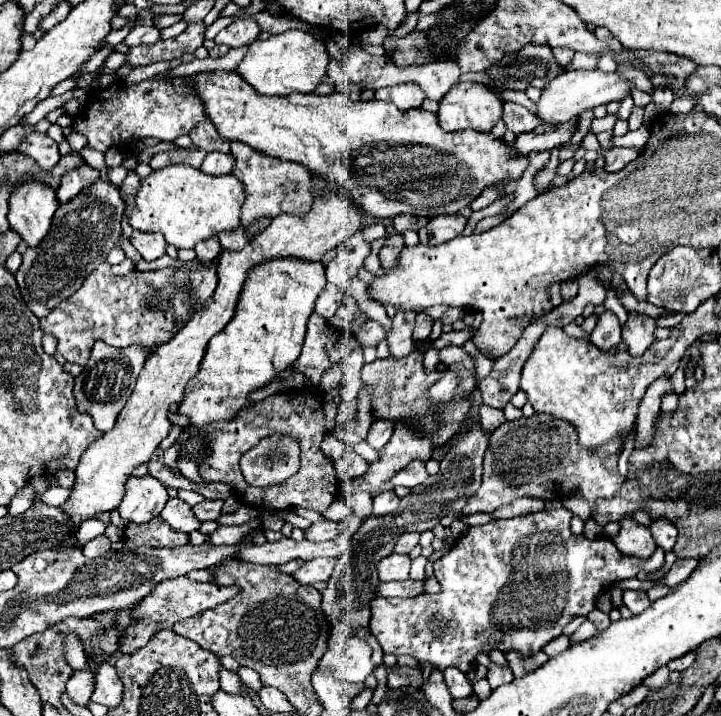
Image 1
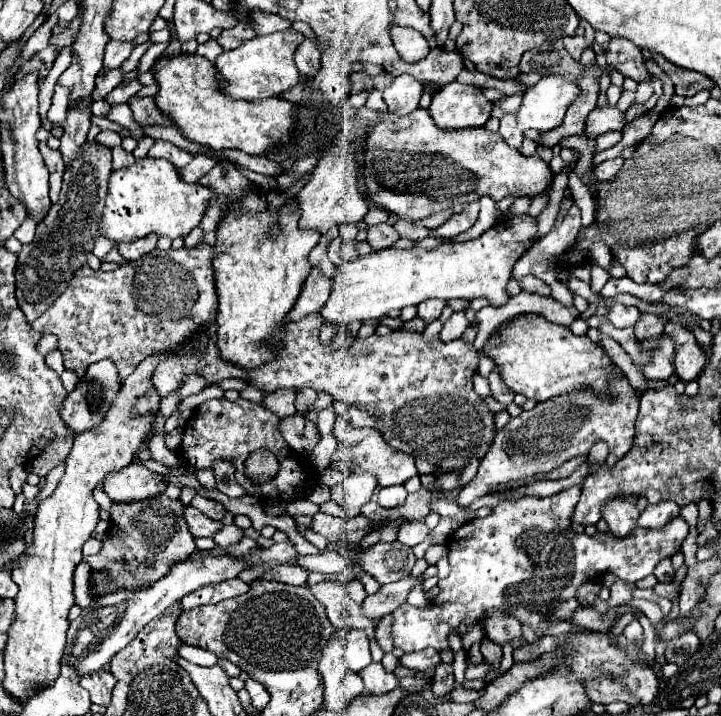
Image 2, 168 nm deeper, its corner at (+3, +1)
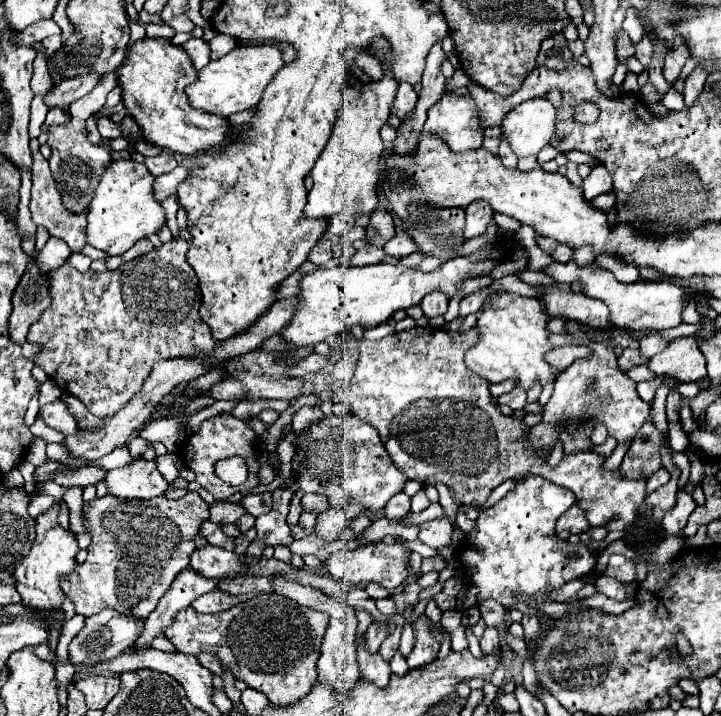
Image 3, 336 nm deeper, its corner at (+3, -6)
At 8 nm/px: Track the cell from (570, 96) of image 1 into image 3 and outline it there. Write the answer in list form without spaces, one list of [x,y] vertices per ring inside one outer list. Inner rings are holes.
[[[546,98],[526,100],[506,114],[500,130],[518,158],[538,154],[556,132],[556,108]]]

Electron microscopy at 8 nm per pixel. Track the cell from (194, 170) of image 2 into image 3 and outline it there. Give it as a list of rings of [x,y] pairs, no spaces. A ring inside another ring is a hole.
[[[178,166],[174,172],[156,176],[156,178],[154,178],[154,186],[152,186],[152,190],[154,190],[154,200],[156,200],[156,202],[162,202],[166,196],[176,194],[176,188],[178,188],[178,184],[180,184],[182,180],[186,180],[186,168],[182,168],[182,166]]]

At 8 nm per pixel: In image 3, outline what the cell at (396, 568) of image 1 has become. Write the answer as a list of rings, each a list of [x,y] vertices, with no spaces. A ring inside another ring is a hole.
[[[376,542],[376,544],[366,544],[364,548],[358,550],[340,550],[334,552],[328,560],[326,560],[326,568],[328,574],[336,580],[348,582],[348,584],[358,584],[358,582],[378,582],[382,584],[386,590],[394,590],[396,586],[400,586],[406,578],[408,578],[408,556],[410,550],[404,544],[384,544],[384,542]]]

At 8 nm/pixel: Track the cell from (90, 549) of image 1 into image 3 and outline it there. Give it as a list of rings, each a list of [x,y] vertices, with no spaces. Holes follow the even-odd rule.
[[[69,487],[63,495],[63,500],[69,509],[70,530],[74,533],[86,532],[84,519],[82,518],[82,493],[81,487]]]

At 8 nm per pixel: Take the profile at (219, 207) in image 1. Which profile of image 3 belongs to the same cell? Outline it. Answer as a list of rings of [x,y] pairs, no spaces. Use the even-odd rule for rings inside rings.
[[[124,158],[110,162],[100,176],[94,200],[90,200],[86,210],[86,242],[108,256],[118,256],[132,248],[140,238],[156,234],[166,222],[166,216],[164,208],[154,200],[152,182],[154,176],[146,172],[146,166],[140,162]]]

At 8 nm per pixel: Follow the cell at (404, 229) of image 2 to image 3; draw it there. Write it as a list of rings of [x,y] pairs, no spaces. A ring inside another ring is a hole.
[[[402,232],[402,234],[396,234],[394,240],[390,240],[390,242],[384,246],[384,252],[386,252],[388,256],[394,256],[394,258],[404,258],[404,256],[416,252],[416,244],[414,244],[414,240],[410,240],[408,234]]]

